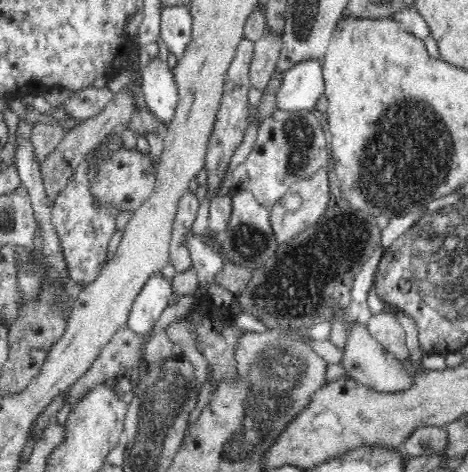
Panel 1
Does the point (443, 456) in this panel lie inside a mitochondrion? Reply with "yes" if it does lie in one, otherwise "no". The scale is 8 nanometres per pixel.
no

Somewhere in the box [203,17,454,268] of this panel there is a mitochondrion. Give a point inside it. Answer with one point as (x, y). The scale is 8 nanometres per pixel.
(298, 133)

